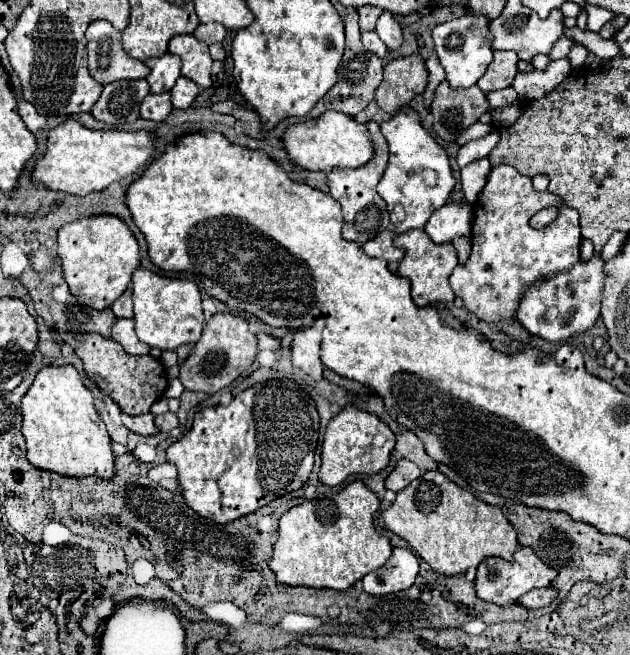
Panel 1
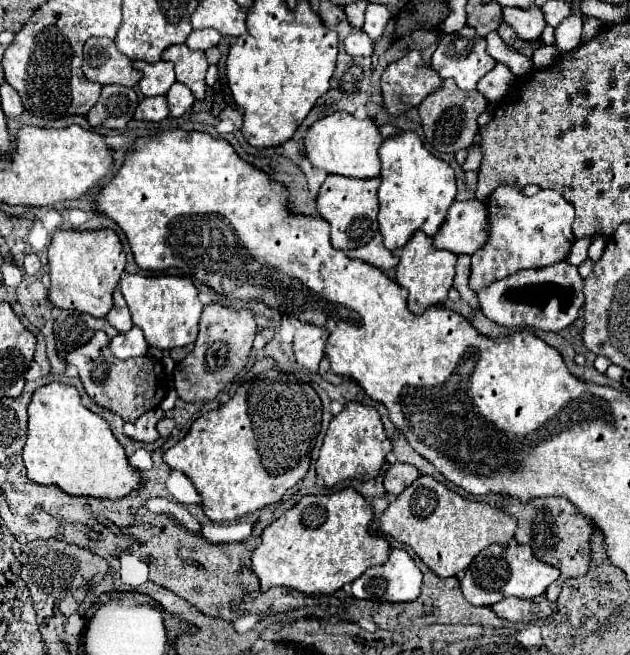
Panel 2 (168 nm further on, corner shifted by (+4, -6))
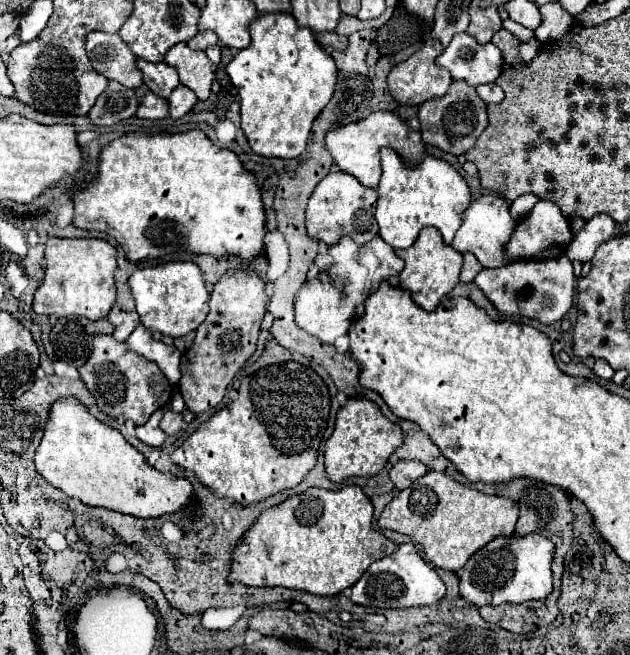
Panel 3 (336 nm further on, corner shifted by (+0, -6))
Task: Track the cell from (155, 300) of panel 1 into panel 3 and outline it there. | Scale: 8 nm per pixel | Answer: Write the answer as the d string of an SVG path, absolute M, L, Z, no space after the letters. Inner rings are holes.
M190 260L138 268L128 278L128 284L132 288L132 294L136 300L136 310L140 314L142 326L146 330L156 330L156 332L168 334L172 338L186 336L190 330L196 330L208 314L210 294L206 290L198 264L194 264Z

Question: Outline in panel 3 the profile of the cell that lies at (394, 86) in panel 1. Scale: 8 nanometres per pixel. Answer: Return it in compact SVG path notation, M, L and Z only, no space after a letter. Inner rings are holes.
M426 38L426 42L422 44L420 50L416 50L408 60L404 60L392 68L392 72L388 74L388 88L400 104L422 104L424 100L432 100L432 98L444 96L448 92L452 78L450 78L448 70L440 70L440 66L436 66L436 58L442 54L442 50L444 48L438 40Z

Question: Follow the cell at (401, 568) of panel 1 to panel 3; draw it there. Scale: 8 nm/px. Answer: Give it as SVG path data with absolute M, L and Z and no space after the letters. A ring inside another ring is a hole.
M400 544L398 550L382 560L370 564L362 578L352 586L352 602L372 608L412 608L412 606L430 606L444 596L444 582L430 568L424 558L418 554L414 544Z

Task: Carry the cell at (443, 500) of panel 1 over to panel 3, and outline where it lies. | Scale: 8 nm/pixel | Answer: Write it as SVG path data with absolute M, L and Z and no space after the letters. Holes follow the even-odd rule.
M426 472L408 490L400 490L378 518L380 528L396 530L416 538L428 560L444 570L460 570L468 556L496 536L512 536L518 506L504 496L488 496L472 490L444 472Z

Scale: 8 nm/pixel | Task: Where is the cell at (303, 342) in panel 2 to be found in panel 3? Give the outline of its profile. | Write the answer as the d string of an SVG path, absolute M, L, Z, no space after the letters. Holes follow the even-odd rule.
M380 236L372 238L364 246L356 246L352 238L342 238L336 246L328 246L328 252L318 254L314 258L314 266L316 274L306 280L306 284L294 298L296 324L308 334L318 336L322 342L332 344L338 336L346 334L354 318L364 312L364 300L368 298L368 294L372 294L390 276L402 272L404 260L396 256L392 246L388 246ZM360 254L366 254L368 262L378 262L378 266L374 266L374 270L370 272L368 266L360 262Z

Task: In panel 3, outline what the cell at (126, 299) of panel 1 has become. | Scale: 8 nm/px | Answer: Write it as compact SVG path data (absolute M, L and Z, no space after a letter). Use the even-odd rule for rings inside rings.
M116 282L116 288L118 288L118 296L116 296L116 302L108 314L108 320L114 324L112 336L116 340L124 342L134 332L134 328L140 326L140 316L136 314L130 286L126 282Z

